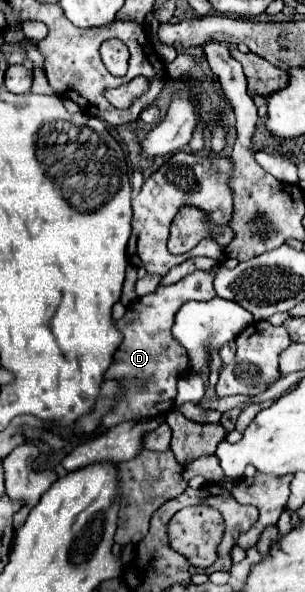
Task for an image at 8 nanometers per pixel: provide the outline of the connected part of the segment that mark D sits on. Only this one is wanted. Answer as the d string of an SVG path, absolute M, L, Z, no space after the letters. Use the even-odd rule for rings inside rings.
M195 271L183 277L175 285L159 287L157 291L145 297L139 297L135 303L127 307L127 313L123 315L123 319L115 323L117 331L123 335L123 341L113 355L113 363L103 375L103 379L121 381L121 385L125 387L125 393L119 399L119 411L113 411L101 417L103 427L113 427L121 421L129 421L137 417L163 415L173 409L173 403L177 397L177 375L183 375L187 369L187 353L185 349L175 345L171 337L173 317L185 301L189 299L207 301L213 297L215 297L213 271ZM123 379L131 379L131 385L129 381L123 381ZM145 381L147 381L147 389L143 389Z

